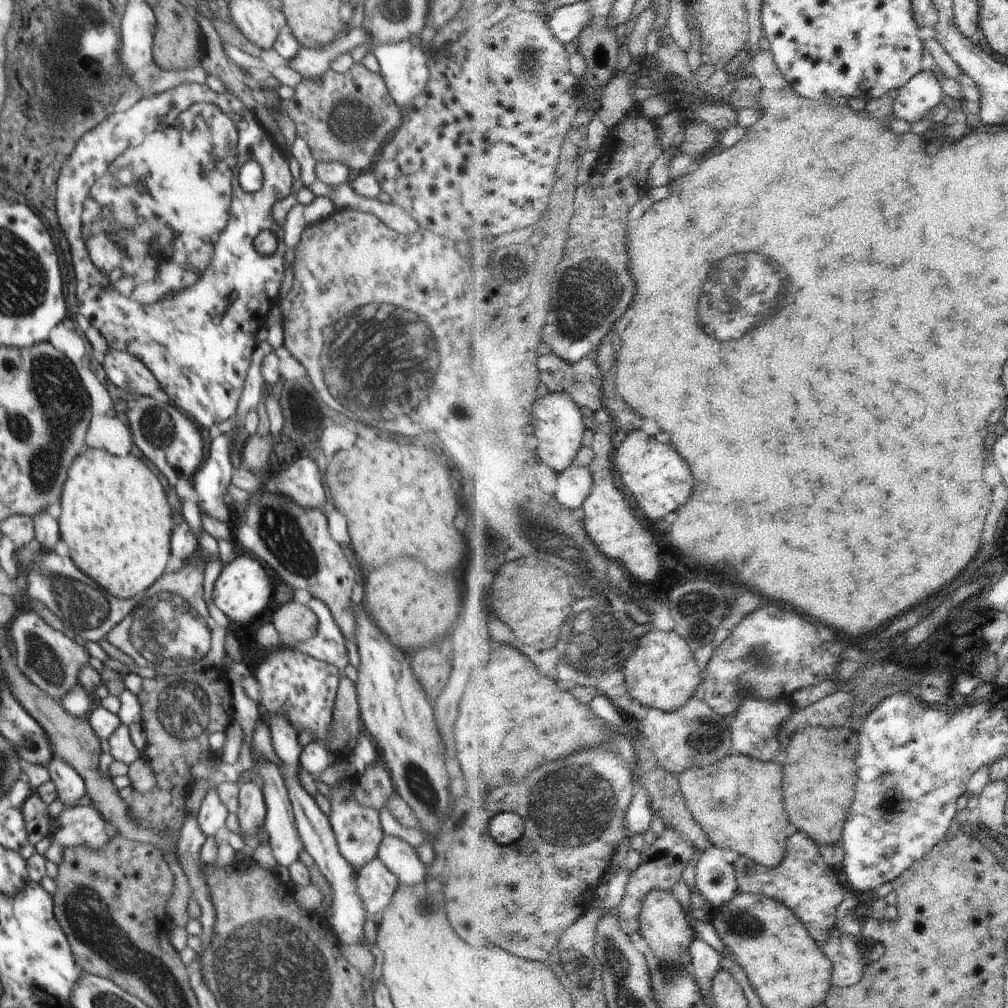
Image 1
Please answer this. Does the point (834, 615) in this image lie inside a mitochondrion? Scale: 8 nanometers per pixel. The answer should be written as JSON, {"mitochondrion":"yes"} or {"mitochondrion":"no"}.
{"mitochondrion":"no"}

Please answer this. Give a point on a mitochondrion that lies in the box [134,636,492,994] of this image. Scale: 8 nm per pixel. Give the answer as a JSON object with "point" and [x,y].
{"point":[185,707]}

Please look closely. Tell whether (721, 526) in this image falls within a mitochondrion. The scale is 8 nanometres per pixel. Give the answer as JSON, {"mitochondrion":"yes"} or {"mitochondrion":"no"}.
{"mitochondrion":"no"}

